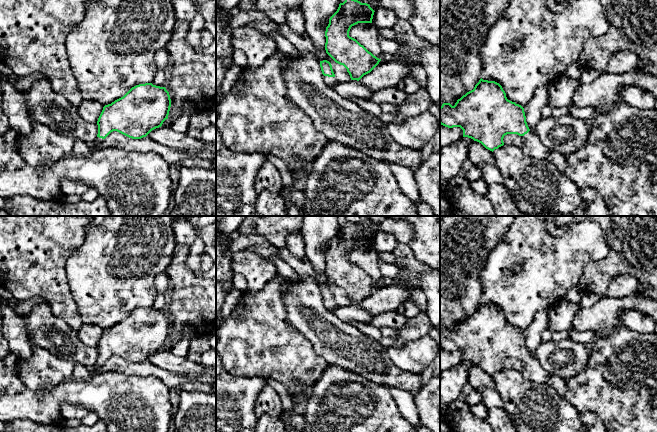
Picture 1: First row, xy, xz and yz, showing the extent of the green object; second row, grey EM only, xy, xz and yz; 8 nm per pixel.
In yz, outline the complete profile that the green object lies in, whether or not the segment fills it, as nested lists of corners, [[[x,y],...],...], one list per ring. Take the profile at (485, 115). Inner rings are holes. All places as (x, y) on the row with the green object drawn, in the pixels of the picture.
[[[481,78],[454,106],[443,103],[440,124],[460,127],[463,137],[481,143],[492,152],[504,145],[503,138],[507,134],[521,136],[522,151],[532,158],[544,160],[550,150],[529,129],[524,108],[508,100],[502,86],[495,81]]]

